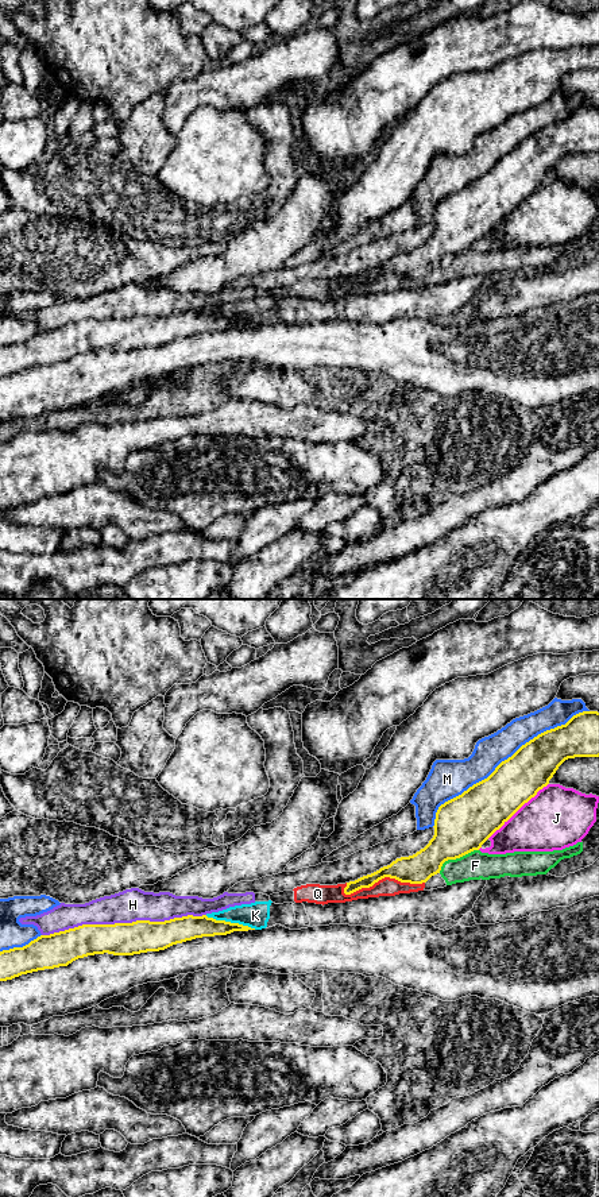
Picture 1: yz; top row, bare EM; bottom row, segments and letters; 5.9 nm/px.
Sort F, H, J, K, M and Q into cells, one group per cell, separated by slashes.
F H Q / J / K / M

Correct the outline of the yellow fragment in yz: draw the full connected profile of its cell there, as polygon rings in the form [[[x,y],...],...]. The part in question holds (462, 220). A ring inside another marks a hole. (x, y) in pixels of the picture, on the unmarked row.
[[[598,107],[579,108],[565,120],[546,126],[522,140],[487,174],[438,202],[434,231],[424,244],[347,278],[344,289],[370,283],[384,273],[410,279],[426,278],[440,269],[445,256],[479,246],[549,179],[565,155],[575,152],[599,152]]]

